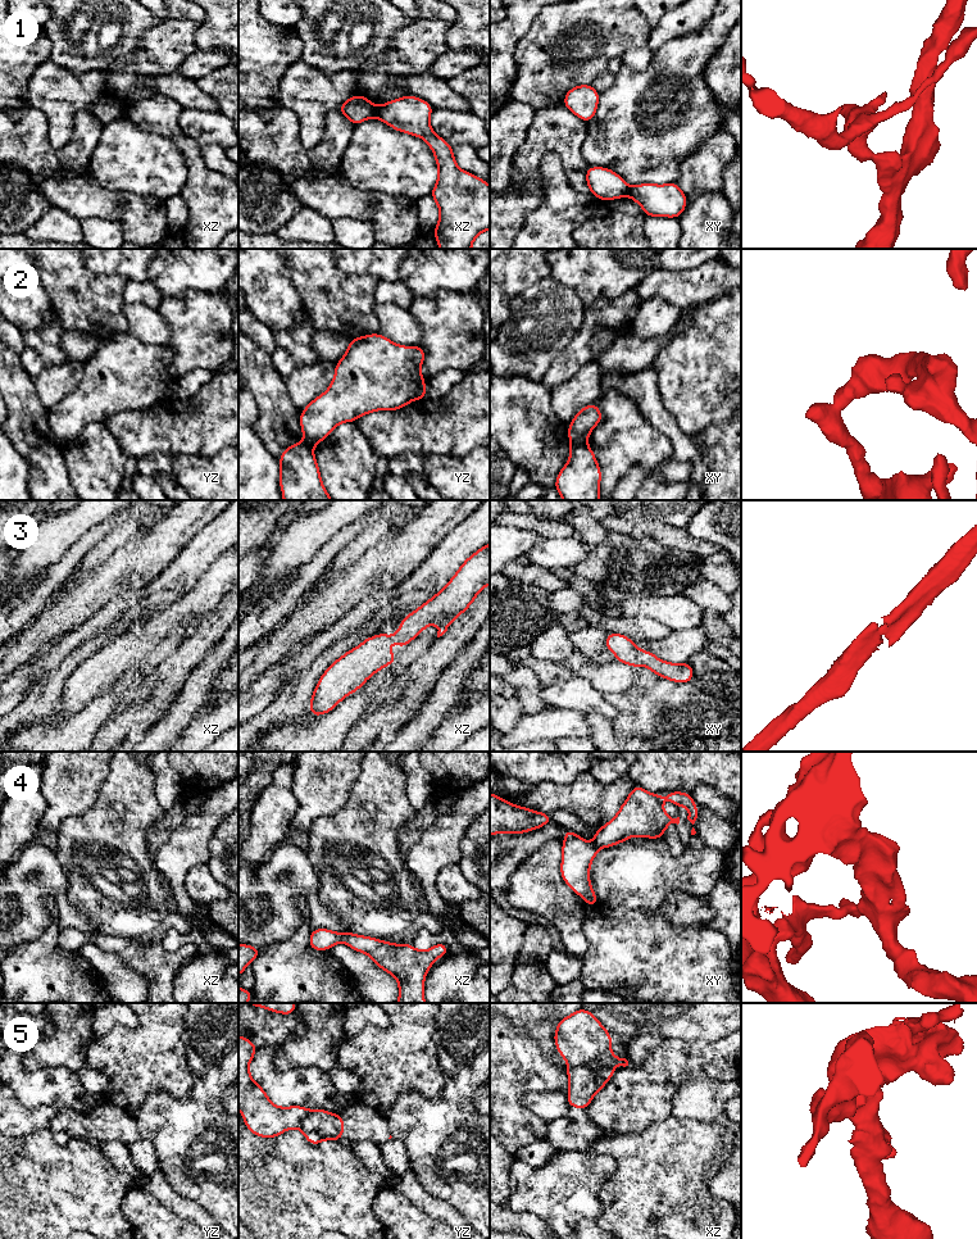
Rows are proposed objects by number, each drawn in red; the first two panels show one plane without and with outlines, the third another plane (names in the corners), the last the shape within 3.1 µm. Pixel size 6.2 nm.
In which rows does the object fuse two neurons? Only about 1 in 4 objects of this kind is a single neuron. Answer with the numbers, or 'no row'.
1, 2, 4, 5

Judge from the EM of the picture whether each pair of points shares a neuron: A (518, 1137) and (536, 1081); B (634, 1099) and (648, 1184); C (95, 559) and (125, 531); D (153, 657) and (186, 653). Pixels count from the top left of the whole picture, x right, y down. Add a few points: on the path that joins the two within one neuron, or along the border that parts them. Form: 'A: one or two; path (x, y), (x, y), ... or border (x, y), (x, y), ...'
A: one; path (516, 1121), (516, 1095), (521, 1090)
B: two; border (666, 1119), (650, 1122), (636, 1133), (608, 1133)
C: one; path (103, 552), (117, 539)
D: two; border (186, 638), (162, 663)

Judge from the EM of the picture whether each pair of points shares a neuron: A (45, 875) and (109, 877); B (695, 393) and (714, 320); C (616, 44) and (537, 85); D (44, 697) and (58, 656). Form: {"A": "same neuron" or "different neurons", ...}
{"A": "different neurons", "B": "same neuron", "C": "same neuron", "D": "different neurons"}

